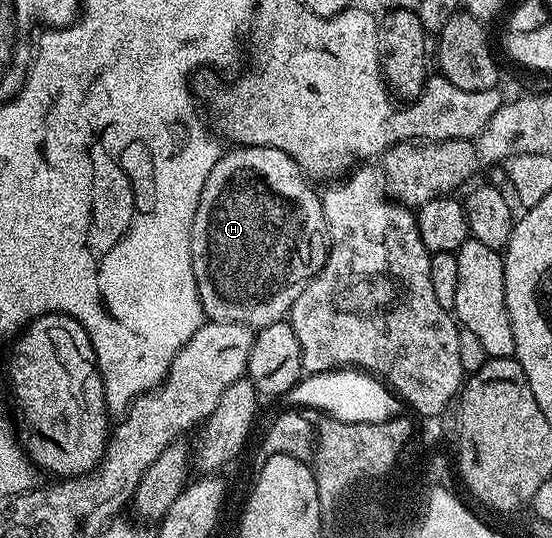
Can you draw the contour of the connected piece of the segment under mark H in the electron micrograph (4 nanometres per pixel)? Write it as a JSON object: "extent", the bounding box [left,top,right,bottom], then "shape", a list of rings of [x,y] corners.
{"extent":[190,146,328,330],"shape":[[[236,146],[231,150],[225,151],[210,170],[202,198],[196,200],[190,242],[196,293],[209,321],[245,324],[259,330],[285,319],[298,294],[323,270],[328,257],[328,227],[321,195],[311,188],[309,177],[290,154],[273,148]]]}

